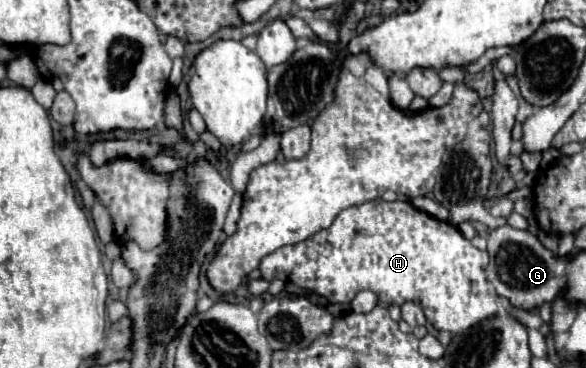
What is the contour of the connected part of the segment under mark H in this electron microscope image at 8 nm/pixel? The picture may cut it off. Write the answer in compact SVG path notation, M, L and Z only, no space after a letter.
M373 199L363 205L343 209L329 229L323 229L297 245L287 245L267 255L259 269L261 277L267 281L283 279L303 289L311 289L333 303L349 303L359 291L367 289L373 291L379 297L379 303L385 307L413 301L423 307L427 321L437 331L465 333L481 321L497 315L497 295L485 279L487 259L487 251L473 247L471 241L447 221L439 221L425 211L417 211L409 201L389 203L383 199Z

